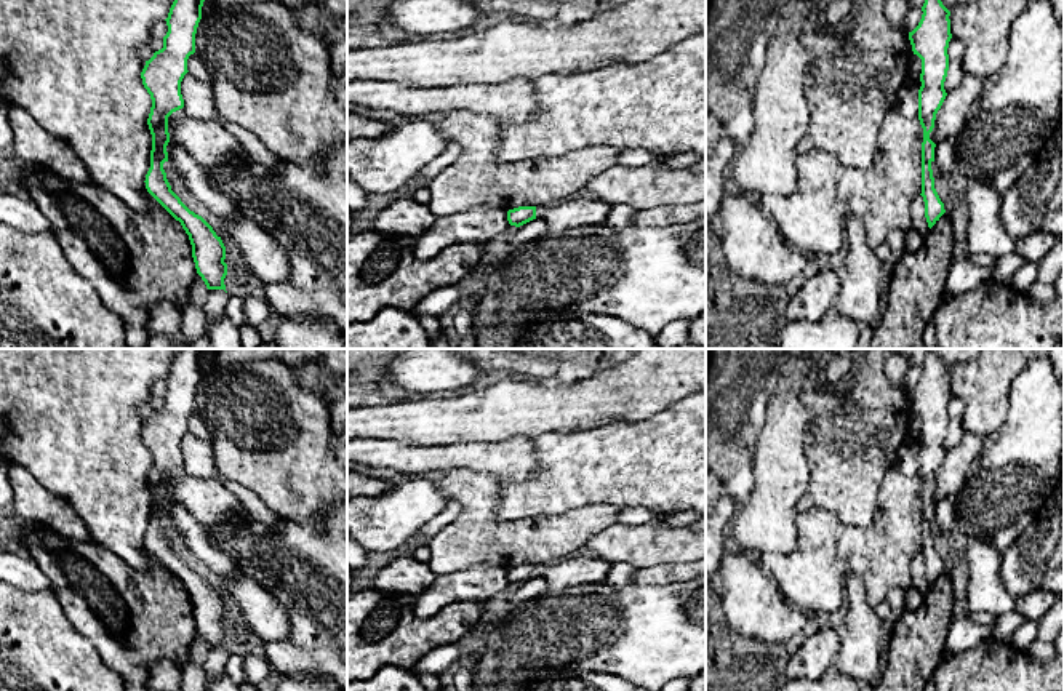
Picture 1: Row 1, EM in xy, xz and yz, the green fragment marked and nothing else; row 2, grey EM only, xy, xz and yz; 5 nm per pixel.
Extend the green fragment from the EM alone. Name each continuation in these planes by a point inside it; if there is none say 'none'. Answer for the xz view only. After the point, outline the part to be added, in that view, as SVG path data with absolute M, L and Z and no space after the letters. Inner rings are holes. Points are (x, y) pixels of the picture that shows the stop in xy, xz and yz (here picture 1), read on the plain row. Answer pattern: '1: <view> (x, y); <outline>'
none

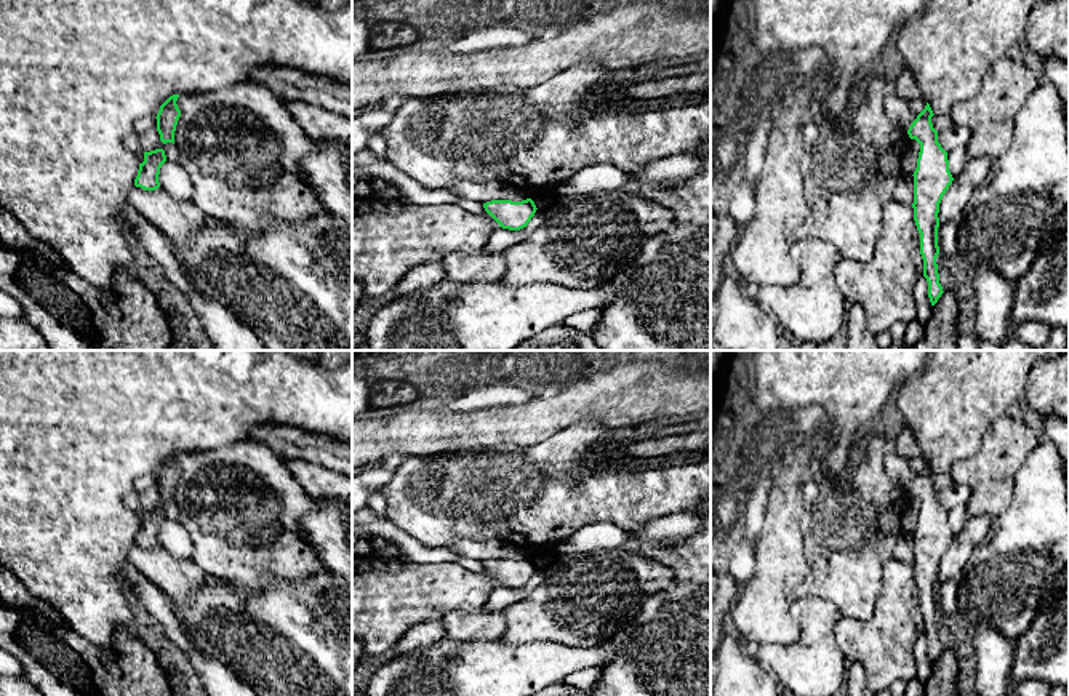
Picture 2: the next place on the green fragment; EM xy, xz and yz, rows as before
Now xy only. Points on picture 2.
none

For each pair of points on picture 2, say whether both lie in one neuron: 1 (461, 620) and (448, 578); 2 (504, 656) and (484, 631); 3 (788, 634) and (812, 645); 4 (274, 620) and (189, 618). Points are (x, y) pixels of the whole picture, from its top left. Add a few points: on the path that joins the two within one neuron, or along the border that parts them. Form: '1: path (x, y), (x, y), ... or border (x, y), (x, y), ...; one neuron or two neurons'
1: border (482, 607), (472, 612), (450, 610), (440, 618); two neurons
2: border (500, 637), (452, 639); two neurons
3: border (794, 602), (799, 637), (791, 644), (760, 645); two neurons
4: path (253, 618), (210, 618); one neuron

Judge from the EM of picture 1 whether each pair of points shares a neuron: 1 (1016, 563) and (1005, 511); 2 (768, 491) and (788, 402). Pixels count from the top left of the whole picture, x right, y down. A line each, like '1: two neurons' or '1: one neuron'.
1: two neurons
2: one neuron

